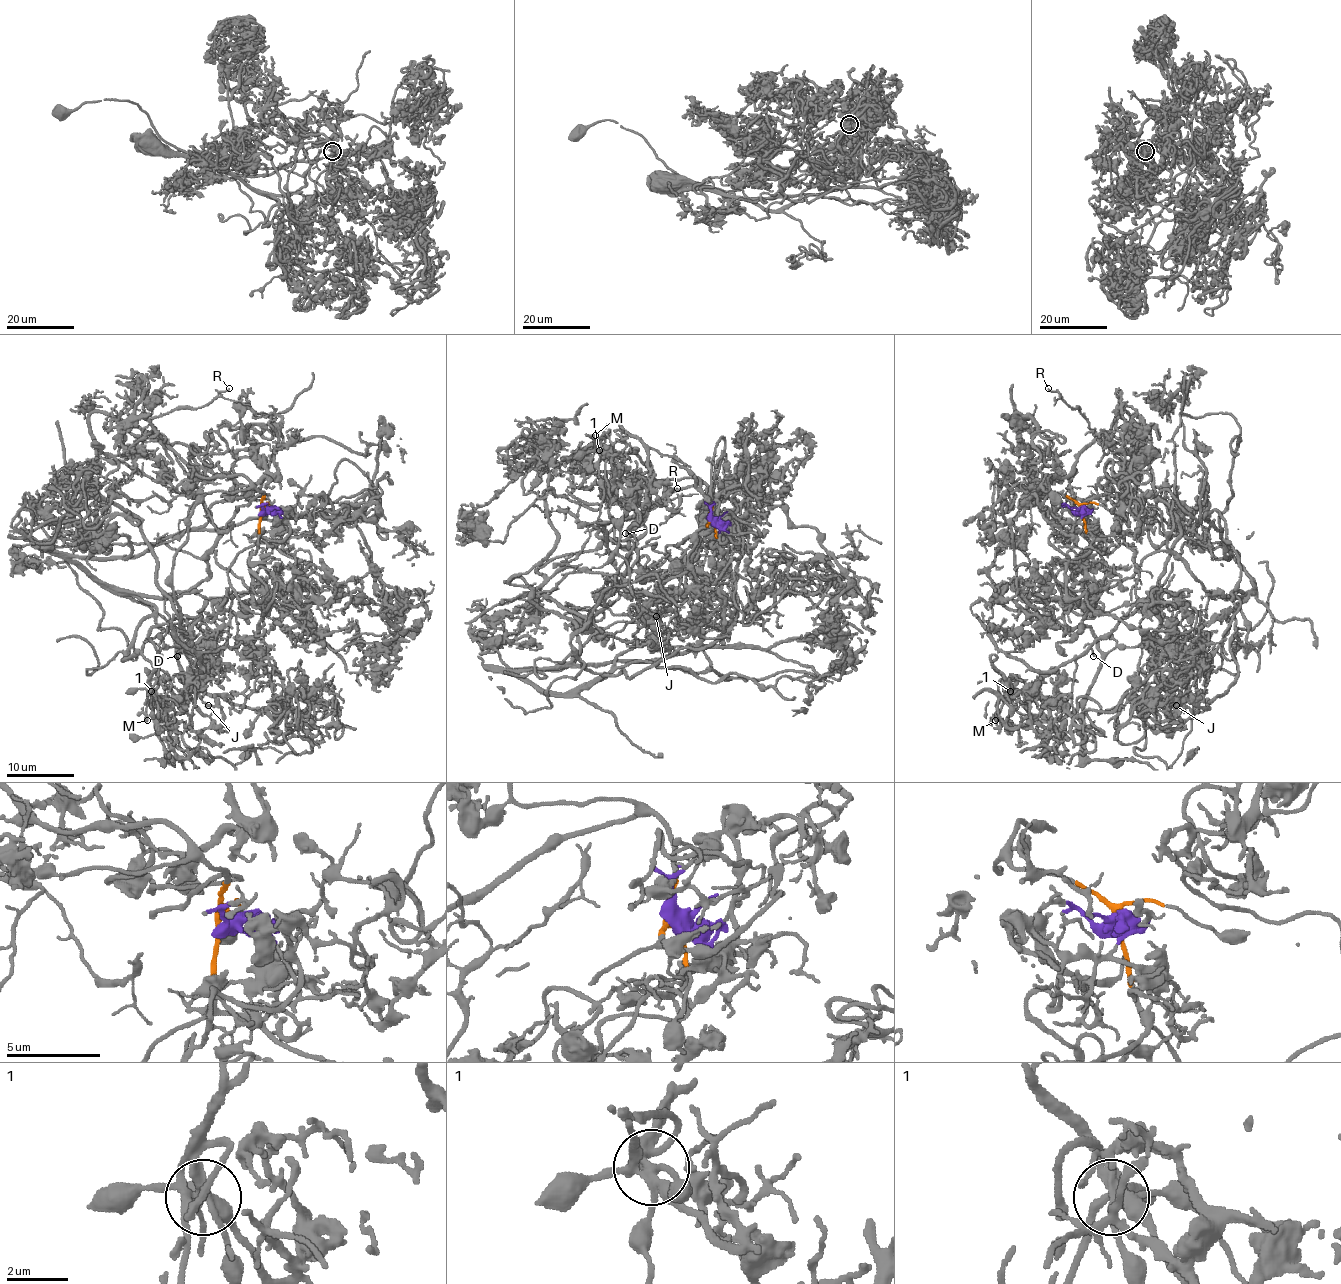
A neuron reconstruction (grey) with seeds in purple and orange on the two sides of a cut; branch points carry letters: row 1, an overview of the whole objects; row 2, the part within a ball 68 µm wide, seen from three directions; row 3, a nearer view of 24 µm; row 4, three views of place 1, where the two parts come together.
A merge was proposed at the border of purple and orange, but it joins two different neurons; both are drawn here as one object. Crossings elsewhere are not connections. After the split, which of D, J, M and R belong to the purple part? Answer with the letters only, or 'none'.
J, M

